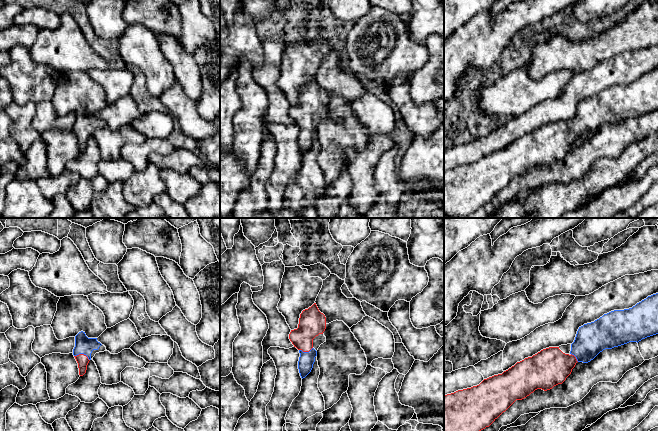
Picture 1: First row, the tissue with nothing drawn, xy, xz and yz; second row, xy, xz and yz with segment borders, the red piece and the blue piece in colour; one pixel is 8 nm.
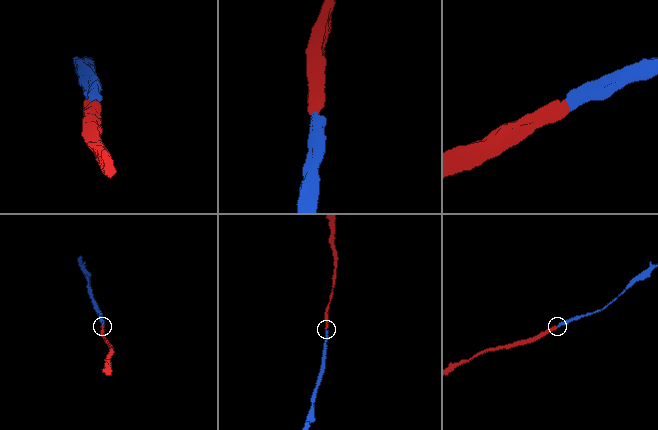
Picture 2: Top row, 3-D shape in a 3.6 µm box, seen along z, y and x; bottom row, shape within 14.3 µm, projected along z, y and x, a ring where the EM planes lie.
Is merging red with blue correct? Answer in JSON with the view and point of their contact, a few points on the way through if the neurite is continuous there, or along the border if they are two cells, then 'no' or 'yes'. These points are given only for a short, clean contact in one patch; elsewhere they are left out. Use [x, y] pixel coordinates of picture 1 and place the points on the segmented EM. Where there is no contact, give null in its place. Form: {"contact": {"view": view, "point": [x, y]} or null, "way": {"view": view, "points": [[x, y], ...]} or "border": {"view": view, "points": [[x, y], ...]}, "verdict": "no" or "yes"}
{"contact": {"view": "xy", "point": [82, 354]}, "way": {"view": "xy", "points": [[82, 360], [82, 354], [83, 345]]}, "verdict": "yes"}

